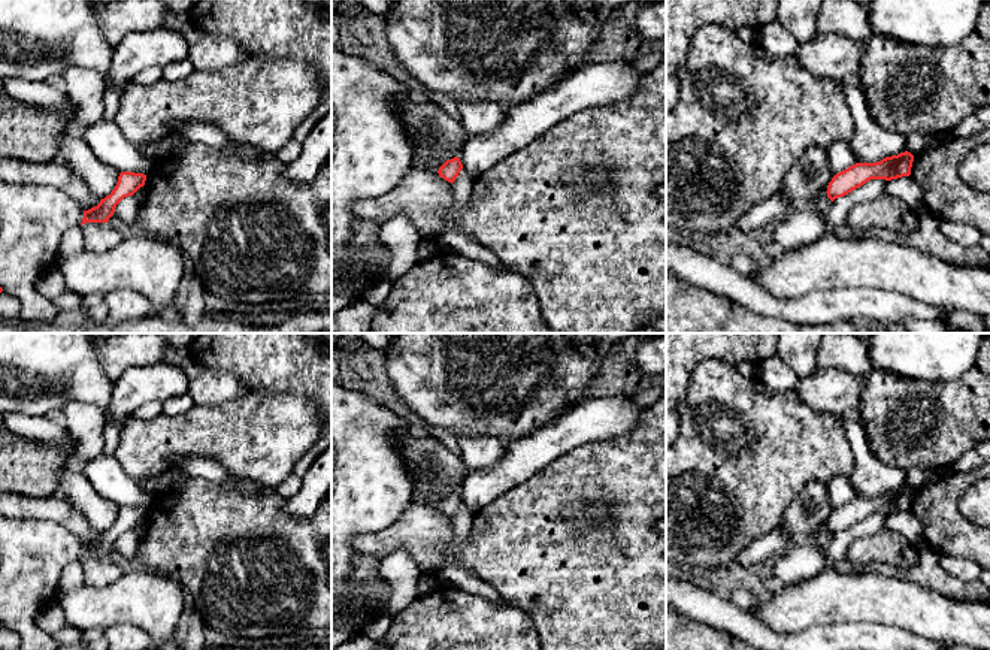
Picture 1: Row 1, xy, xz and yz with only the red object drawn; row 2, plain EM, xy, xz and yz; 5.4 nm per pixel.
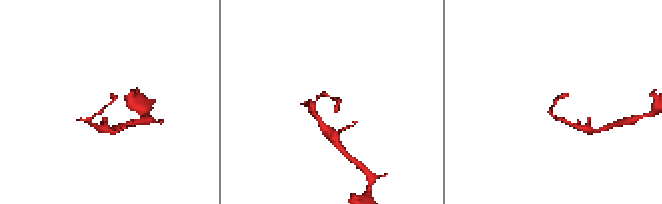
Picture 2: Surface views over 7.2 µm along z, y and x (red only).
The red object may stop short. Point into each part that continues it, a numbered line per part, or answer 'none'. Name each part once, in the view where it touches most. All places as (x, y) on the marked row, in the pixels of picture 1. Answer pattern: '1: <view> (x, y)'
none

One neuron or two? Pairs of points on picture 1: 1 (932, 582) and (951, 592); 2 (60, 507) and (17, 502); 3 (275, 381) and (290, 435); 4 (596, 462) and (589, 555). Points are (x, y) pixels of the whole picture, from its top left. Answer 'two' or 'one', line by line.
1: one
2: one
3: two
4: one

